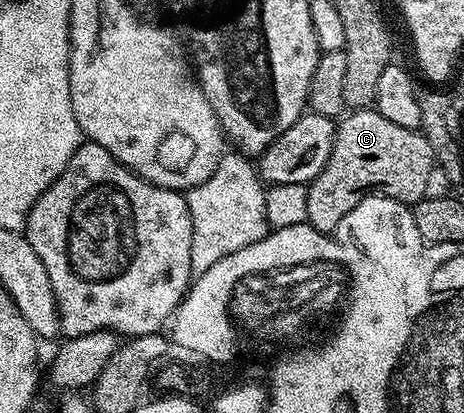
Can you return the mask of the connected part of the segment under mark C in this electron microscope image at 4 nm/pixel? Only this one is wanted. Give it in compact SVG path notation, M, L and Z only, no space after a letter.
M376 108L359 109L340 118L333 135L333 150L319 175L307 185L307 224L320 233L332 234L356 205L376 191L382 197L394 197L404 205L414 206L426 197L427 181L435 164L434 142L424 132L401 127L383 119Z

